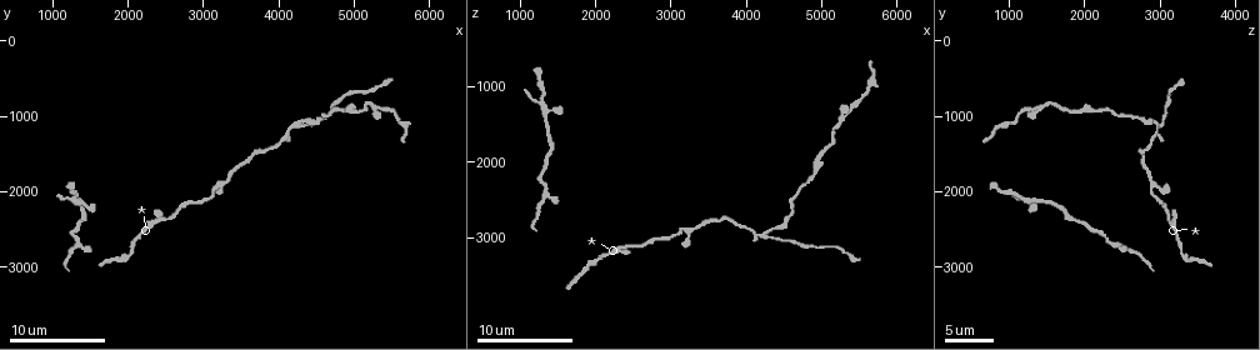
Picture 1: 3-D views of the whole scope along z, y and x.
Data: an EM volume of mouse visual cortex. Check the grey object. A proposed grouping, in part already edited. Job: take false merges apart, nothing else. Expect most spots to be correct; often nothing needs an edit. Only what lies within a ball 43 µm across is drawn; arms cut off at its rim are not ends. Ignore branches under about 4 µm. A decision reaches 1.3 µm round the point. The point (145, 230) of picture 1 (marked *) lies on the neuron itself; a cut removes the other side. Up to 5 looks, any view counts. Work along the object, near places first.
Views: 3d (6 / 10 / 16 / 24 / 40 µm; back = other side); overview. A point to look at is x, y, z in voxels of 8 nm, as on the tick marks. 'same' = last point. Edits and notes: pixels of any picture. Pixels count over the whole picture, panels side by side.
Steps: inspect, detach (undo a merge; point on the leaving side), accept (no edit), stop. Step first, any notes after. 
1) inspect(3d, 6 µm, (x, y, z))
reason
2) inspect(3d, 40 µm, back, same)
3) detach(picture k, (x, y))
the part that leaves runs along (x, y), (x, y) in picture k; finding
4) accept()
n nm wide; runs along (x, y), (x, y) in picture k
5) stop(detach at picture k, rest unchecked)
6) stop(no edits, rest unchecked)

inspect(3d, 10 µm, (4250, 1050, 2950))
three arms meet

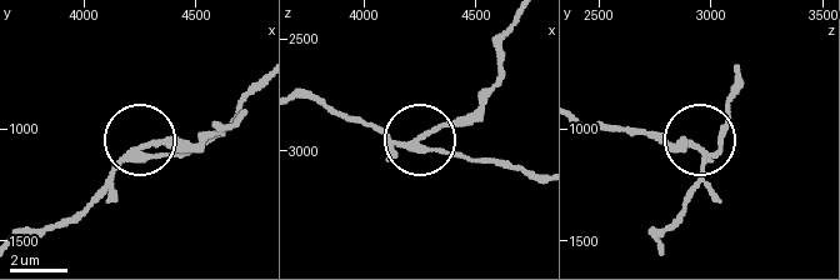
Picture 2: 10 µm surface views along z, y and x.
detach(picture 2, (174, 144))
3 arms; two neurons meet here

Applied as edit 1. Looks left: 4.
inspect(overview)
redraw

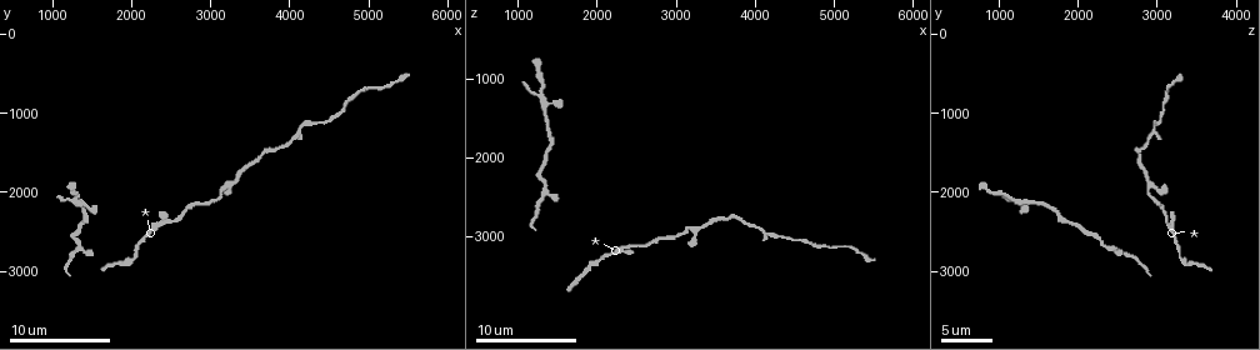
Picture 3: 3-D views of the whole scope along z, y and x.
inspect(3d, 10 µm, (3300, 1900, 2850))
three arms meet

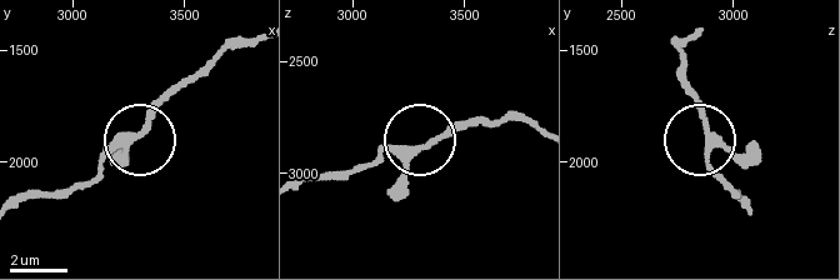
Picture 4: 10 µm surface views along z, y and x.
inspect(3d, 6 µm, (3310, 1860, 2890))

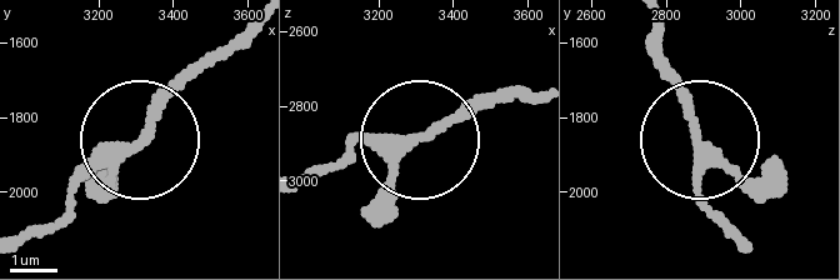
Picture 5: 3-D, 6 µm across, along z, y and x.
accept()
runs along (744, 249), (704, 205), (699, 134), (655, 54) in picture 5; all the same neuron

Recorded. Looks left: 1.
inspect(3d, 10 µm, (2350, 2400, 3150))
small branch off a trunk

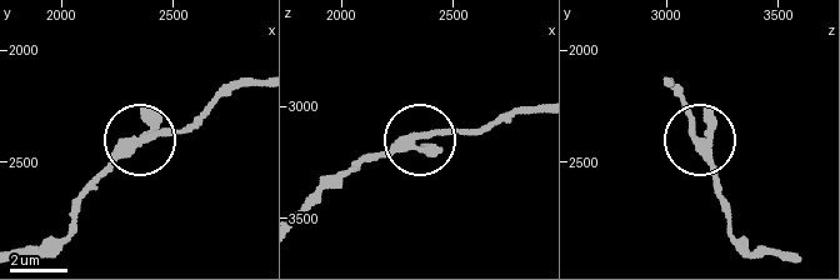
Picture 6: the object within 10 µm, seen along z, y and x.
accept()
runs along (116, 163), (149, 134), (185, 130), (204, 118) in picture 6; all the same neuron

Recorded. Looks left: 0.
stop(detach at picture 2, rest unchecked)

